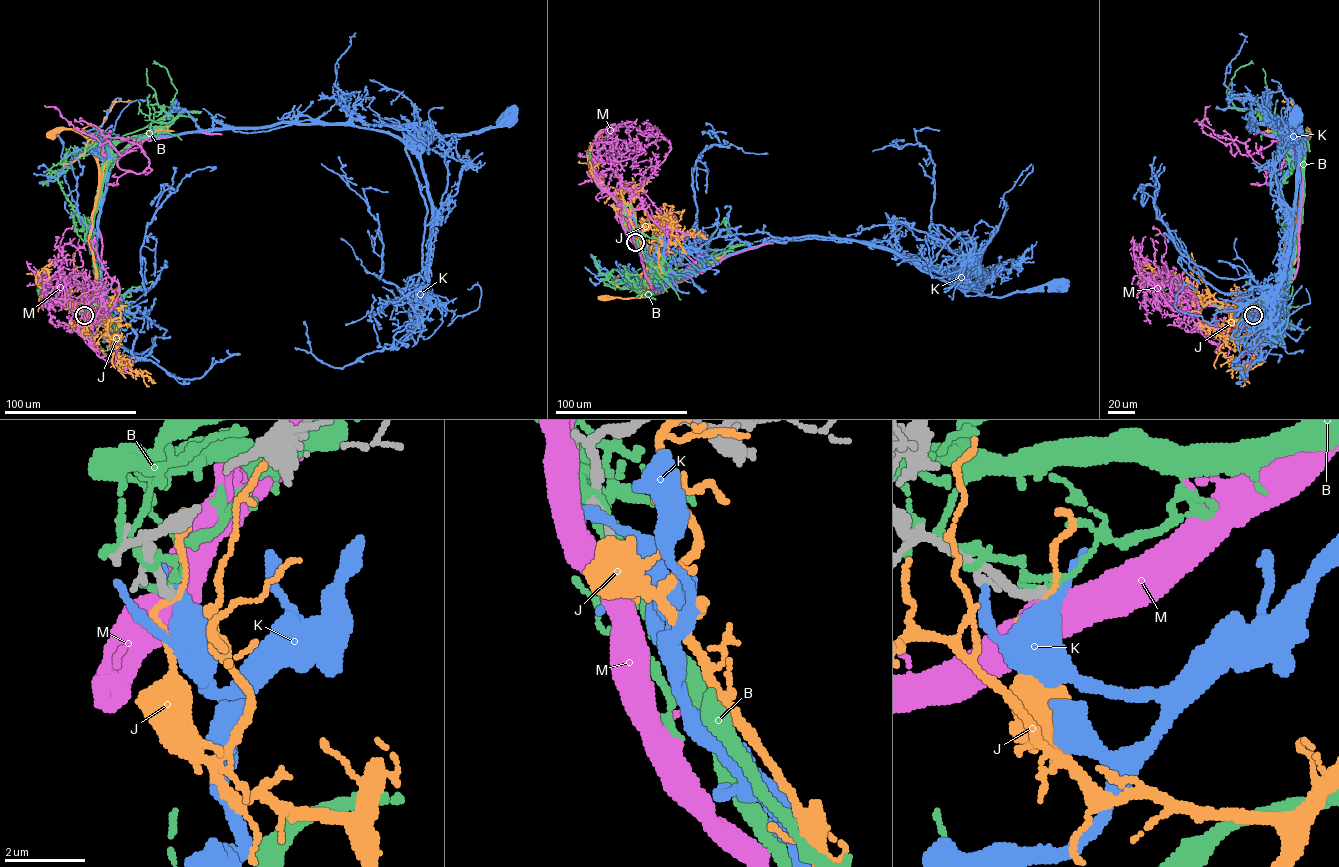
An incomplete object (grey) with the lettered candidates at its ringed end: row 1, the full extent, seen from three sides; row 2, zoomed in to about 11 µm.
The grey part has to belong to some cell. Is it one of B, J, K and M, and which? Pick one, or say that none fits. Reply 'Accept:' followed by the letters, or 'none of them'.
Accept: M

